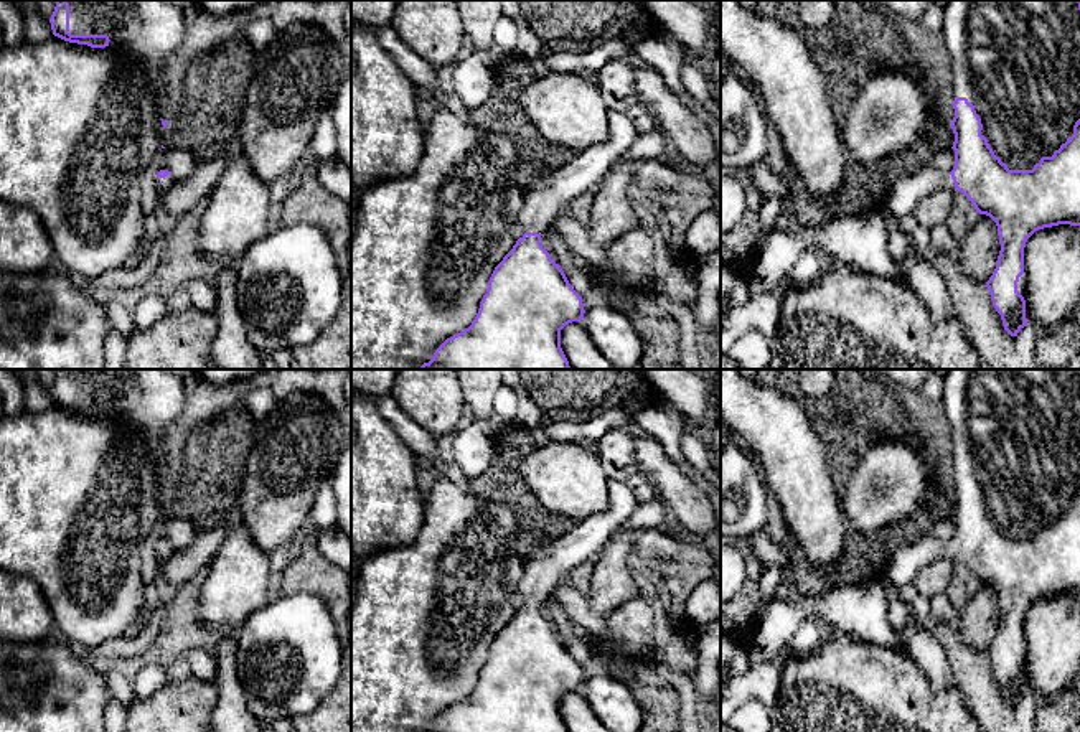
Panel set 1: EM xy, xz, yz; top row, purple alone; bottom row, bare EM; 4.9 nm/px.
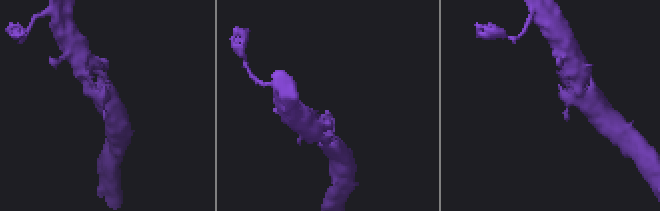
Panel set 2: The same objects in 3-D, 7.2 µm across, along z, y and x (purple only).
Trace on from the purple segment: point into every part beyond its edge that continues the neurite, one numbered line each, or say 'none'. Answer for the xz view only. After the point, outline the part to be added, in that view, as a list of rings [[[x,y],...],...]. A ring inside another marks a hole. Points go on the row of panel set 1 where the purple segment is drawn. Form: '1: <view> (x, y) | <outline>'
1: xz (546, 197) | [[[608,110],[608,138],[579,152],[559,170],[521,183],[524,204],[518,223],[524,232],[546,234],[547,226],[566,213],[567,204],[595,190],[607,171],[632,147],[638,132],[618,110]]]

